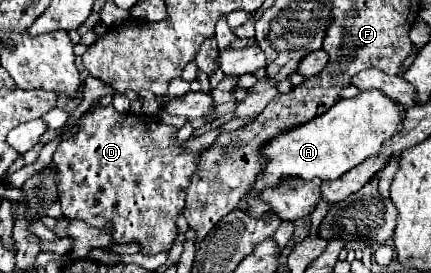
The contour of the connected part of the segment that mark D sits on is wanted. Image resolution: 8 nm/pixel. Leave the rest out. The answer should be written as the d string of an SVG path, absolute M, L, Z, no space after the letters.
M96 106L90 114L78 120L80 130L68 140L62 140L52 156L52 164L58 170L58 188L60 204L68 220L82 220L90 226L112 226L114 242L126 244L138 240L142 252L160 252L170 250L178 230L176 214L184 208L184 196L188 180L198 164L198 154L182 152L182 144L172 140L176 128L156 122L148 116L120 114L112 106Z

